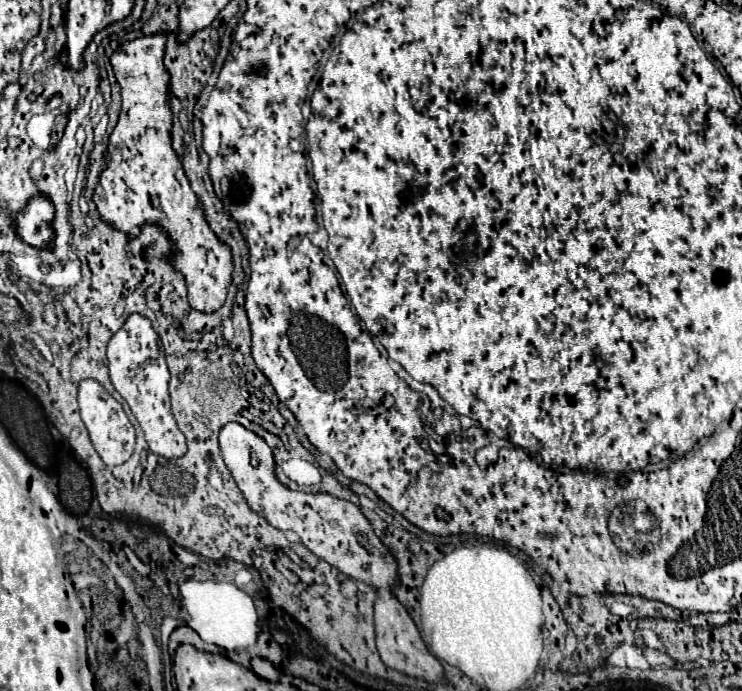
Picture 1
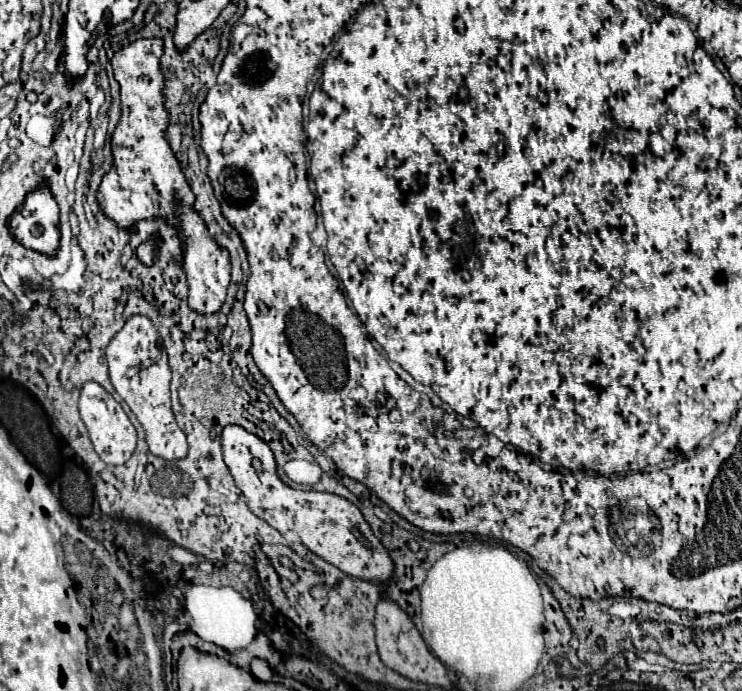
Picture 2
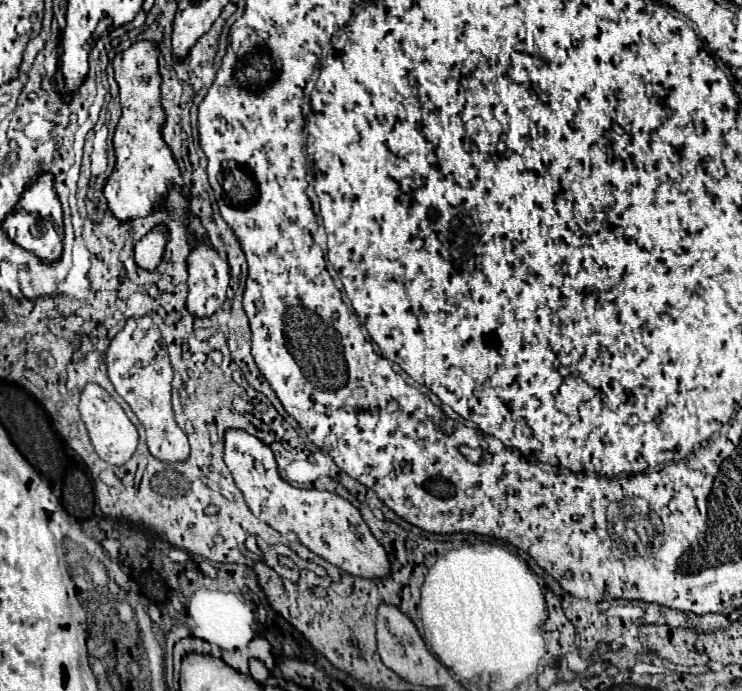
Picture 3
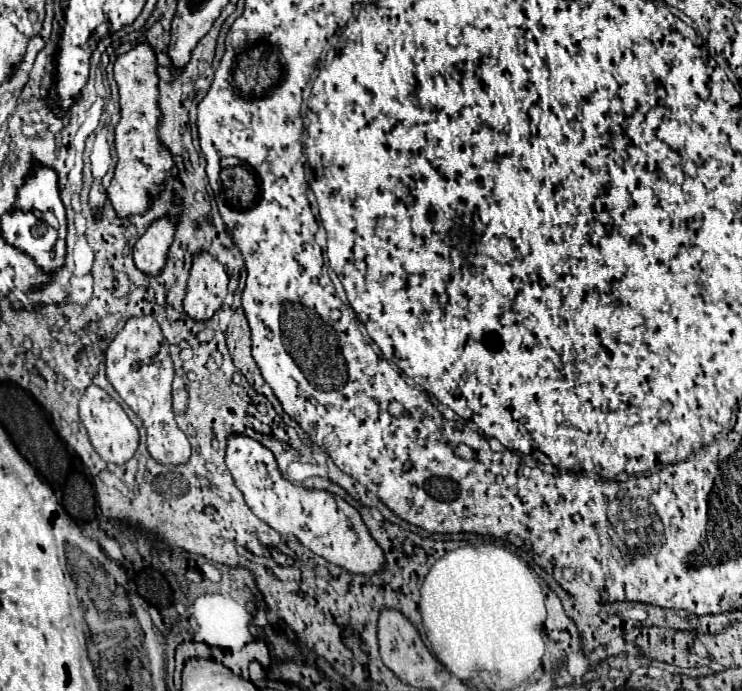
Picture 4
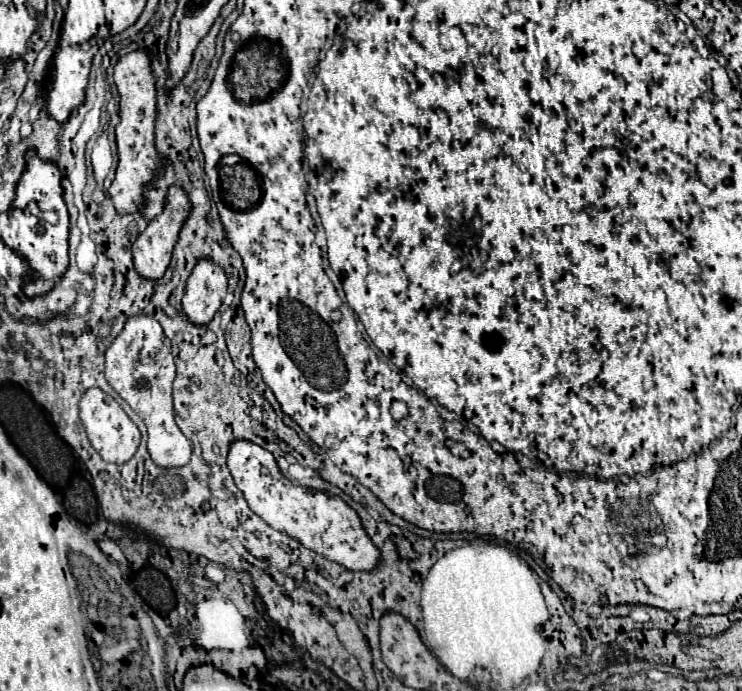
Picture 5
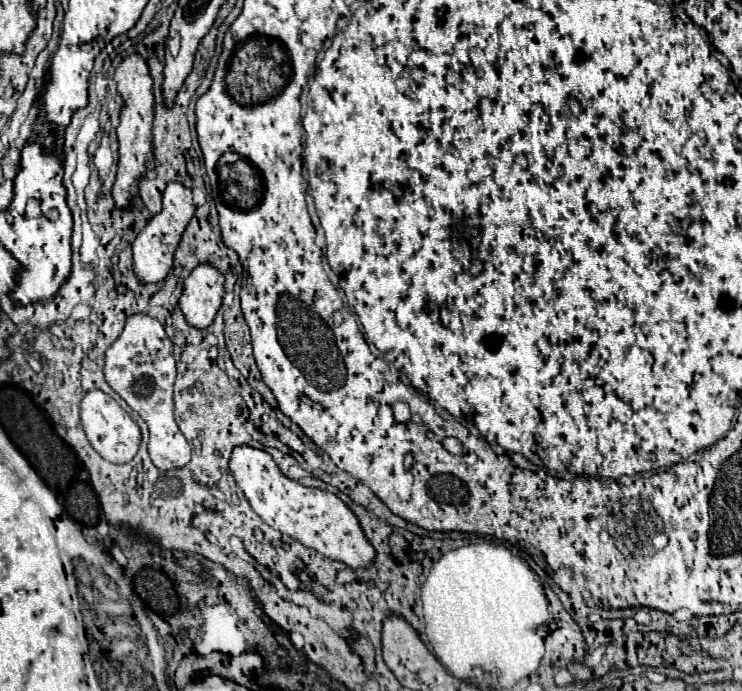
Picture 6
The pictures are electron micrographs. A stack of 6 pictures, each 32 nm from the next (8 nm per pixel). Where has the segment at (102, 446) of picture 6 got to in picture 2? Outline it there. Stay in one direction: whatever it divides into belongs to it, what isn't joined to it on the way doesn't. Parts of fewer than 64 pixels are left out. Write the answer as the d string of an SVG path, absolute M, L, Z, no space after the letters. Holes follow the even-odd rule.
M86 382L82 386L82 390L80 390L80 416L88 428L94 450L98 452L98 456L106 464L118 466L118 464L124 464L132 456L132 452L136 448L136 428L128 420L122 406L100 384Z

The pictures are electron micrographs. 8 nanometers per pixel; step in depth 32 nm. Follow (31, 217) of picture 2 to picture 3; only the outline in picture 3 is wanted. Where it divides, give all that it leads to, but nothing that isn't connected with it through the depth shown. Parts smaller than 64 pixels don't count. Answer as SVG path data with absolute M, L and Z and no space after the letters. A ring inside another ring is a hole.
M40 172L38 178L26 186L16 208L4 218L2 228L14 244L36 254L42 264L52 264L62 258L64 220L62 220L62 204L54 190L54 174L52 172Z

